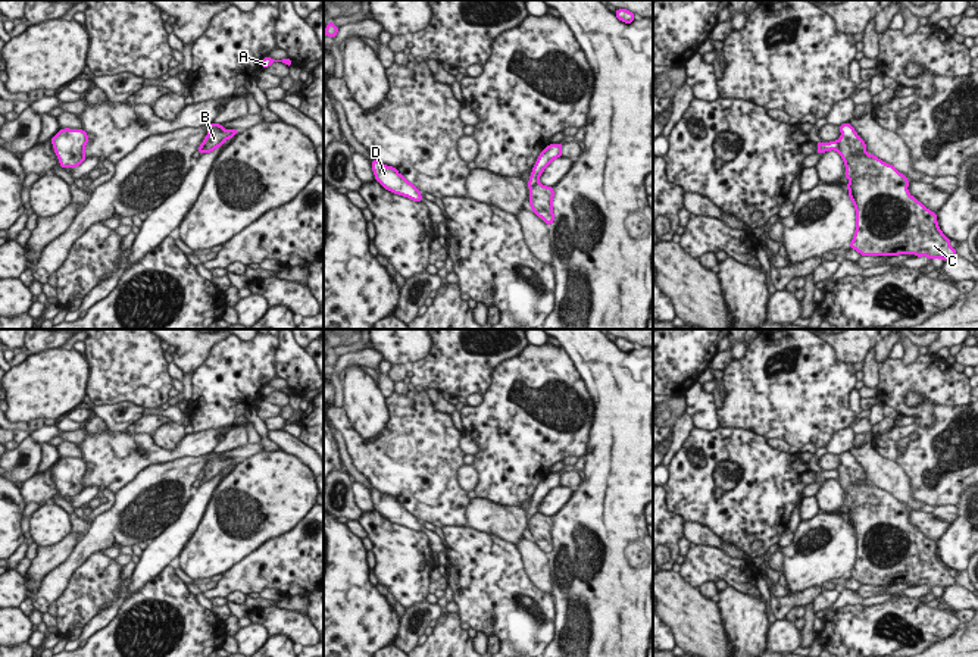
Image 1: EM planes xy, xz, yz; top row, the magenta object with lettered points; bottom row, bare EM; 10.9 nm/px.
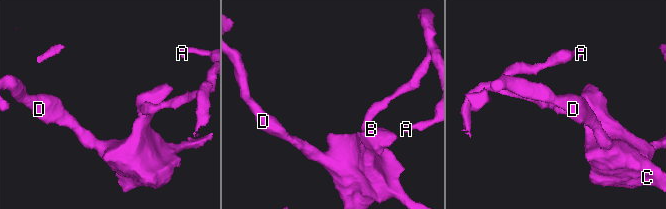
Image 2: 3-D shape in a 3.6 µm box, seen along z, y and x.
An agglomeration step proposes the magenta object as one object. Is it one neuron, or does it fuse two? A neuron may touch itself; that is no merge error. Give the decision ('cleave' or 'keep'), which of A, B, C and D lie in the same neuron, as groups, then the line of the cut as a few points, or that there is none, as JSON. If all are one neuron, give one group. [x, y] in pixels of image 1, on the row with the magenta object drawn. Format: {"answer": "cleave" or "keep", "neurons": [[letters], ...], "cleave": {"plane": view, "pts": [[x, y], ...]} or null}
{"answer": "cleave", "neurons": [["A"], ["B", "C", "D"]], "cleave": {"plane": "yz", "pts": [[837, 140], [839, 147], [836, 150]]}}

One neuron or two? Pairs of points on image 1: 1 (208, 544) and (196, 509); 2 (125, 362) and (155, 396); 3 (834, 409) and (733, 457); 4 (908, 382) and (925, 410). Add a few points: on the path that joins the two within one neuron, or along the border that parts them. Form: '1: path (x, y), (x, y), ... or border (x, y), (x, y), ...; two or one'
1: border (215, 493), (203, 521), (188, 543); two
2: path (134, 371), (149, 387); one
3: border (733, 428), (744, 428), (766, 440); two
4: path (916, 385), (930, 399), (928, 401); one

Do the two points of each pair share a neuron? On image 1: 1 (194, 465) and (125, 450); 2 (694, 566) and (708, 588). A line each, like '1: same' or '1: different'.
1: different
2: different

